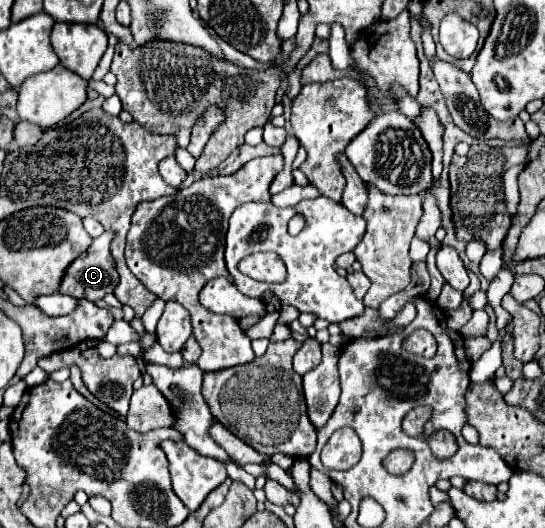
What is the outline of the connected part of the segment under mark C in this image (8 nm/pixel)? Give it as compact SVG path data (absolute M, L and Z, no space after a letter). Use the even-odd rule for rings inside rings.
M104 231L92 241L88 251L68 267L60 293L74 295L76 299L84 297L94 303L114 291L118 285L118 273L110 255L112 237L112 231Z

